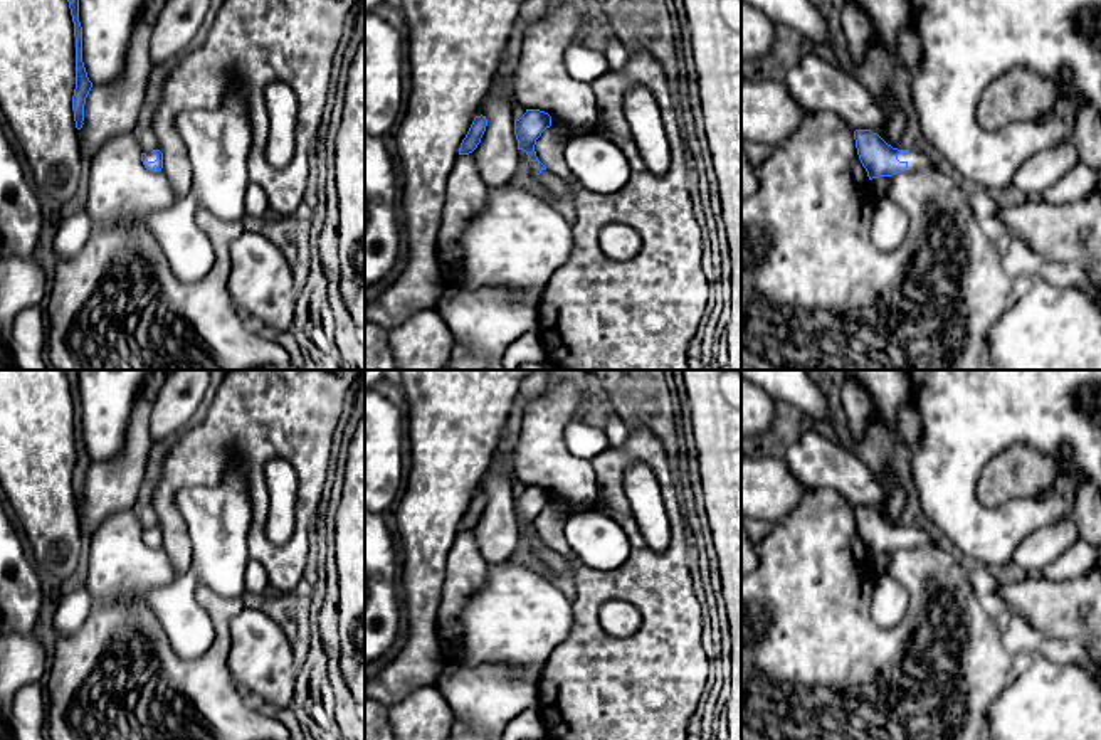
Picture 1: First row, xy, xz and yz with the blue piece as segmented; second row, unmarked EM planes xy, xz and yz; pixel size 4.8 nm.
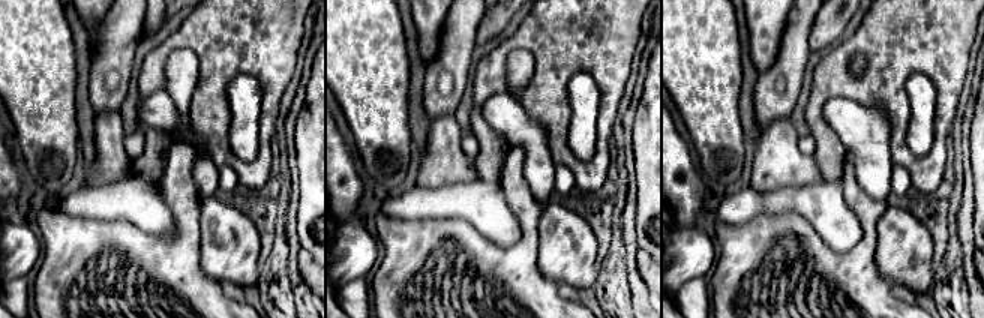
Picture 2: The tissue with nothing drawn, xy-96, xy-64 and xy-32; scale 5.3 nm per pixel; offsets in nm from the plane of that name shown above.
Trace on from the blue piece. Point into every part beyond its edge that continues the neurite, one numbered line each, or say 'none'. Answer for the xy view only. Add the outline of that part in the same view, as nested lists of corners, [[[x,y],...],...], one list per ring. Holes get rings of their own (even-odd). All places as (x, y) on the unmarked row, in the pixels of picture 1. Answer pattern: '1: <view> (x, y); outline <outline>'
none

